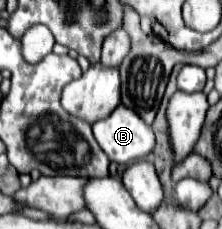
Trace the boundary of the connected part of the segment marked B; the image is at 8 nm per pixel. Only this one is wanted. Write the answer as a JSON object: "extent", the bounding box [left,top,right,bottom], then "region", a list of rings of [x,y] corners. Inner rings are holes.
{"extent":[93,106,155,164],"region":[[[117,106],[105,120],[93,124],[93,134],[111,162],[131,164],[145,158],[155,148],[155,134],[137,112]]]}

